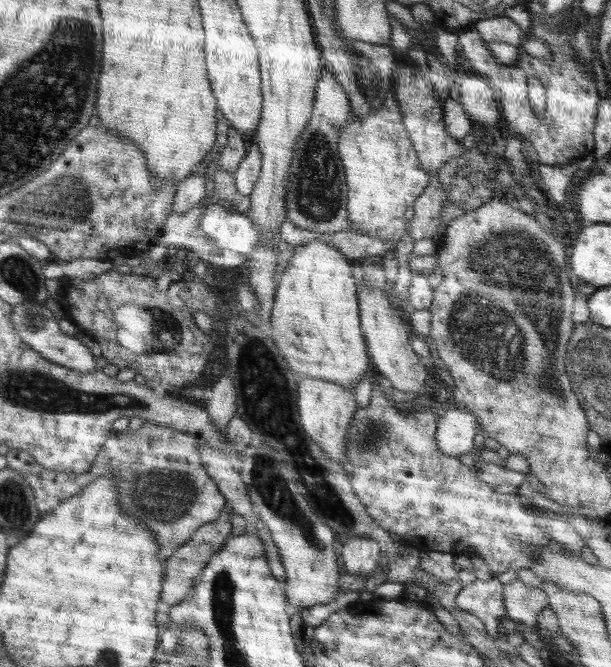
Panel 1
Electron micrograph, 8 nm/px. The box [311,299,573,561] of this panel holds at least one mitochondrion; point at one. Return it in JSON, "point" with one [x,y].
{"point":[373,435]}

